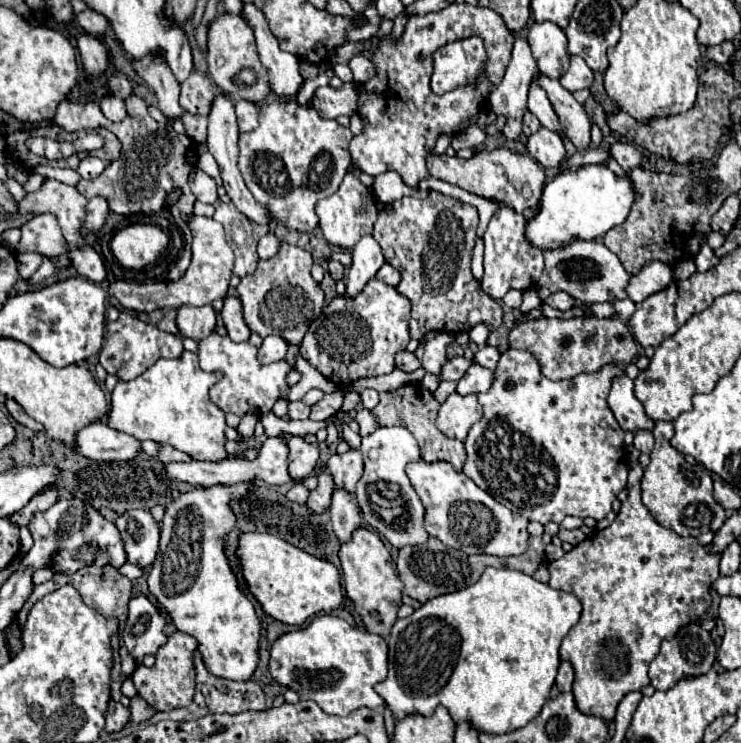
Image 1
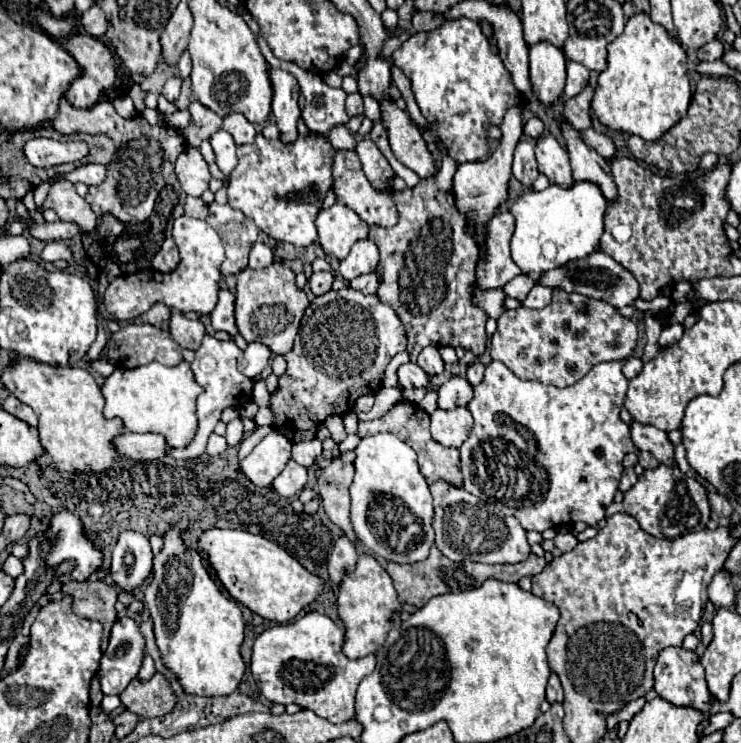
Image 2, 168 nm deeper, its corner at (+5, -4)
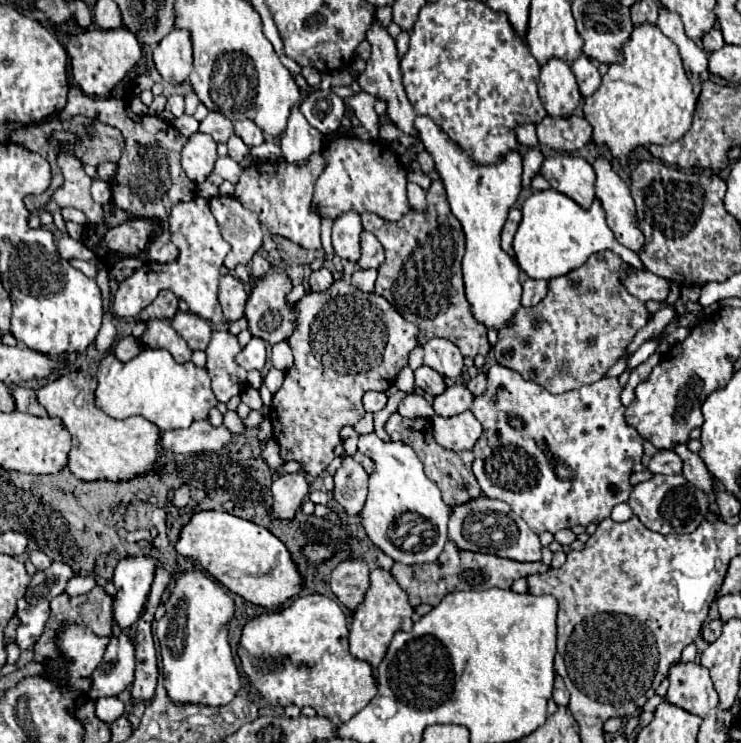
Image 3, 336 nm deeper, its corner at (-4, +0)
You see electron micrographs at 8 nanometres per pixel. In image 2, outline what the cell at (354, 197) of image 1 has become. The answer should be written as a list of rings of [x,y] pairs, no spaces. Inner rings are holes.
[[[334,204],[328,210],[320,210],[320,214],[316,218],[316,228],[318,228],[320,246],[324,248],[324,252],[328,256],[336,256],[338,260],[348,256],[348,252],[356,240],[362,240],[368,236],[368,224],[364,220],[360,220],[360,216],[344,204]]]

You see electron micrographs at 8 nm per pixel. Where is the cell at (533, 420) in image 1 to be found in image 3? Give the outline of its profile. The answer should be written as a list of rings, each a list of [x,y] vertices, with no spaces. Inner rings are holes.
[[[493,364],[487,372],[485,394],[477,396],[471,406],[475,418],[483,424],[483,434],[473,446],[473,474],[483,494],[507,502],[535,534],[545,530],[555,534],[563,528],[573,528],[577,524],[587,526],[591,522],[599,524],[609,518],[613,506],[629,498],[633,488],[629,484],[629,476],[643,456],[641,436],[625,420],[625,406],[619,400],[621,390],[619,378],[605,376],[595,384],[587,384],[577,390],[551,394],[547,388],[523,380],[519,372]],[[557,466],[565,466],[569,476],[561,478],[557,474]]]

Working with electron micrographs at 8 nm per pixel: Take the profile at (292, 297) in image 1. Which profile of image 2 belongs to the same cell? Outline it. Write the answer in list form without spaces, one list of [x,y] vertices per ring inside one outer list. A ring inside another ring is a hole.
[[[272,262],[262,272],[250,268],[238,274],[236,284],[236,326],[246,342],[260,342],[272,350],[272,354],[286,354],[292,350],[294,338],[300,328],[308,298],[294,284],[296,274],[282,262]]]

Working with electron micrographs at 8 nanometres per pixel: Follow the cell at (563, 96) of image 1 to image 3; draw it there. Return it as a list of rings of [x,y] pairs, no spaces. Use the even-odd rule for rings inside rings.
[[[605,156],[595,158],[593,170],[597,176],[595,196],[603,204],[609,228],[623,246],[639,252],[639,248],[643,246],[643,234],[635,226],[635,204],[629,186],[621,180],[617,170]]]

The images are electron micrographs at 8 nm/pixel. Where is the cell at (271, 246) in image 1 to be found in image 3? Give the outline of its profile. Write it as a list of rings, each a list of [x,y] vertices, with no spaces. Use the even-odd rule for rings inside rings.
[[[255,254],[253,260],[251,260],[251,270],[253,270],[253,278],[259,278],[259,276],[263,276],[263,274],[267,274],[271,270],[271,264],[269,264],[269,260],[265,256]]]

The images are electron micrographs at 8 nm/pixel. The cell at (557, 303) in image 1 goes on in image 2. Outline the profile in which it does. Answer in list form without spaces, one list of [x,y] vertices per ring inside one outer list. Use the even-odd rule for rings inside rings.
[[[534,284],[534,288],[522,300],[522,306],[526,306],[526,308],[544,308],[550,300],[552,300],[552,290],[542,286],[542,284]]]

